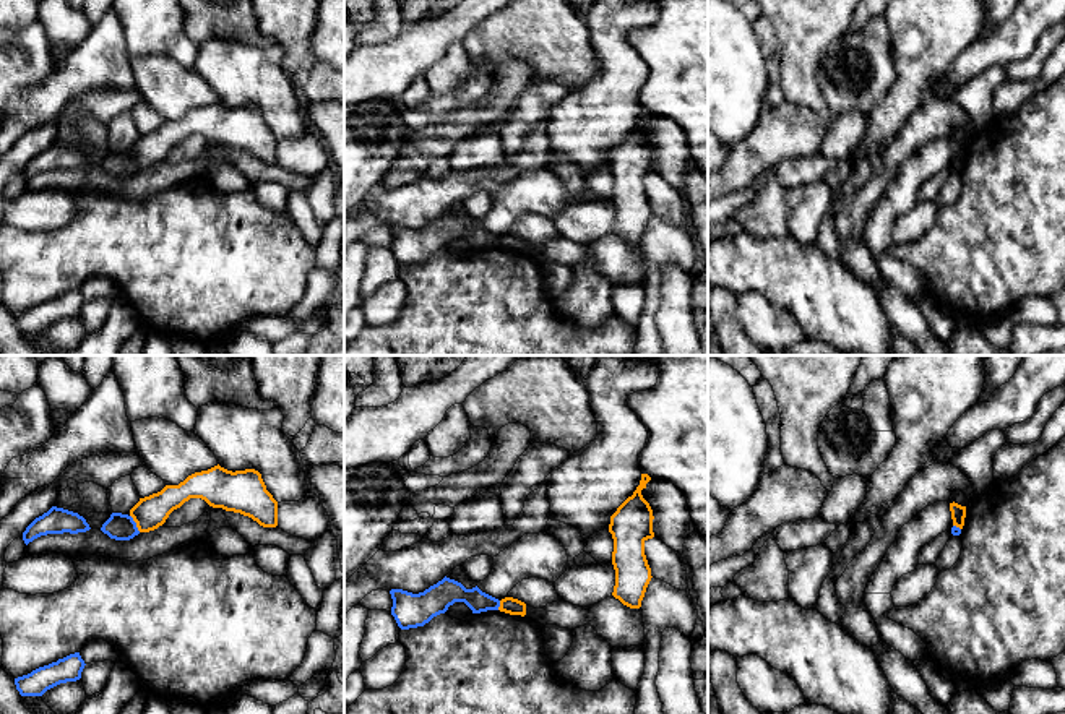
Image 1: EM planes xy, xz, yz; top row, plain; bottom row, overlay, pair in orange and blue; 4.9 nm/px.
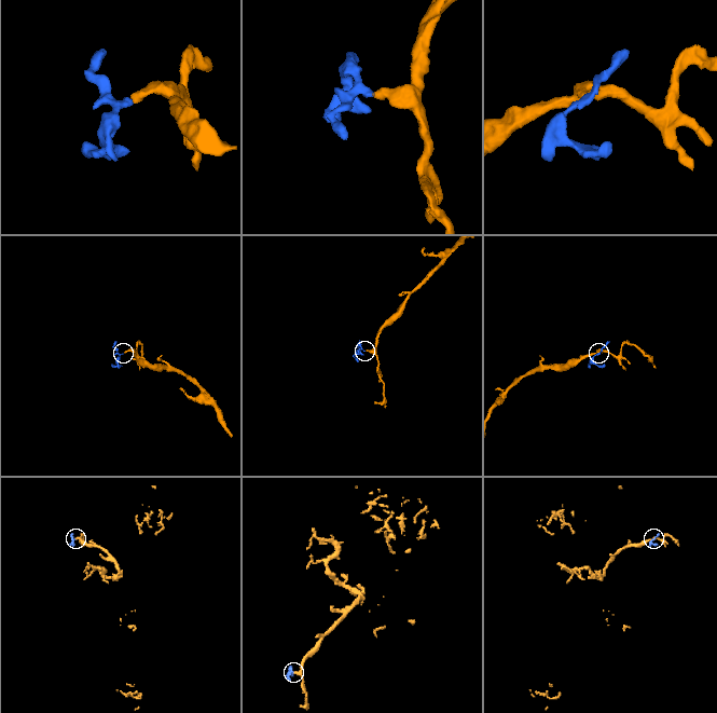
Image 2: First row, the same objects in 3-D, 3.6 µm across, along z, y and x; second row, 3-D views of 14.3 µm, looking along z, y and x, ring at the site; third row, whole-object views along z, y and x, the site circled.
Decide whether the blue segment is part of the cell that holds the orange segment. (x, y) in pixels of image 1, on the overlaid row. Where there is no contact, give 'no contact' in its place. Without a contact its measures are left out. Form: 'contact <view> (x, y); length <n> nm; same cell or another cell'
contact xy (135, 521); length 100 nm; same cell

